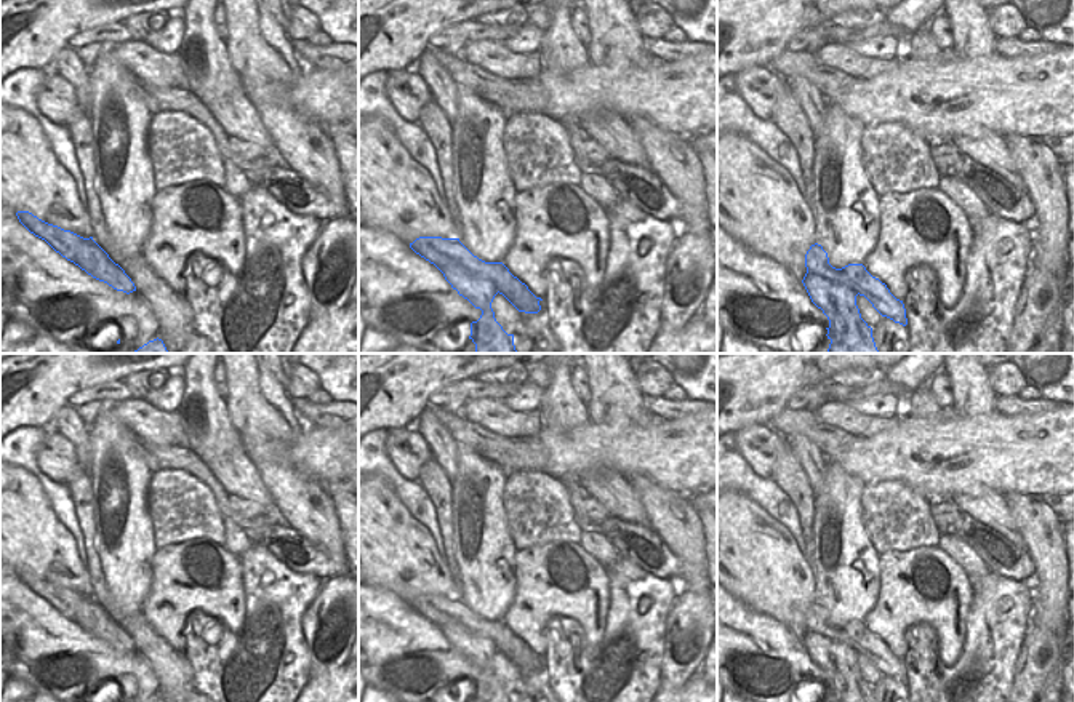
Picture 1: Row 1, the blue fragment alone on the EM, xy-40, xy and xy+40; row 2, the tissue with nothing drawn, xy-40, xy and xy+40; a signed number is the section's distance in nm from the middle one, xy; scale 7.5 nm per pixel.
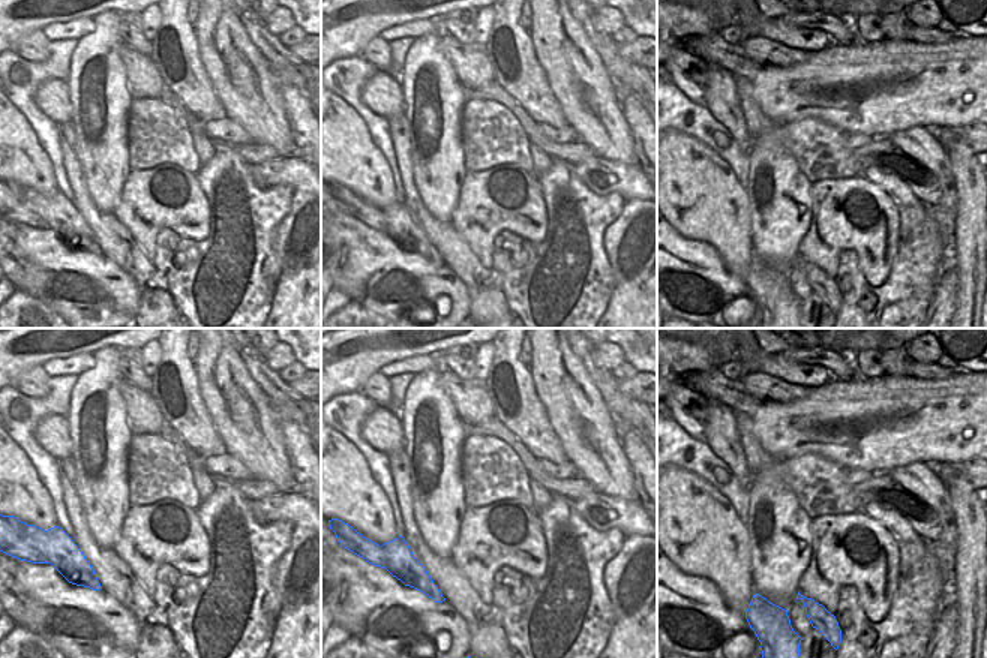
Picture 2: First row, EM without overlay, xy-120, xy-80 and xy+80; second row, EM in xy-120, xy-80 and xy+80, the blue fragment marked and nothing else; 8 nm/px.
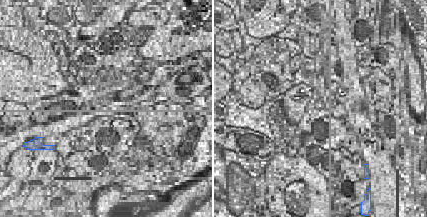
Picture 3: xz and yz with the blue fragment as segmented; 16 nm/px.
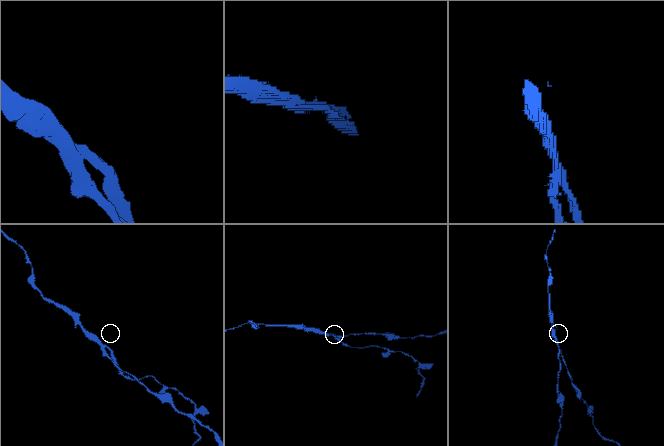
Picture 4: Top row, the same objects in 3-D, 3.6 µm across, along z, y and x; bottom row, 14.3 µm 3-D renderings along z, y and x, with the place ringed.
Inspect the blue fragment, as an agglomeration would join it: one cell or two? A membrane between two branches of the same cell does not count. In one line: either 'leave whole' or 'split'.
split

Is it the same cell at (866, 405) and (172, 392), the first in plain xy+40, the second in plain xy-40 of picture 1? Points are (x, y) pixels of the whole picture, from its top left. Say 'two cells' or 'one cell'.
one cell

